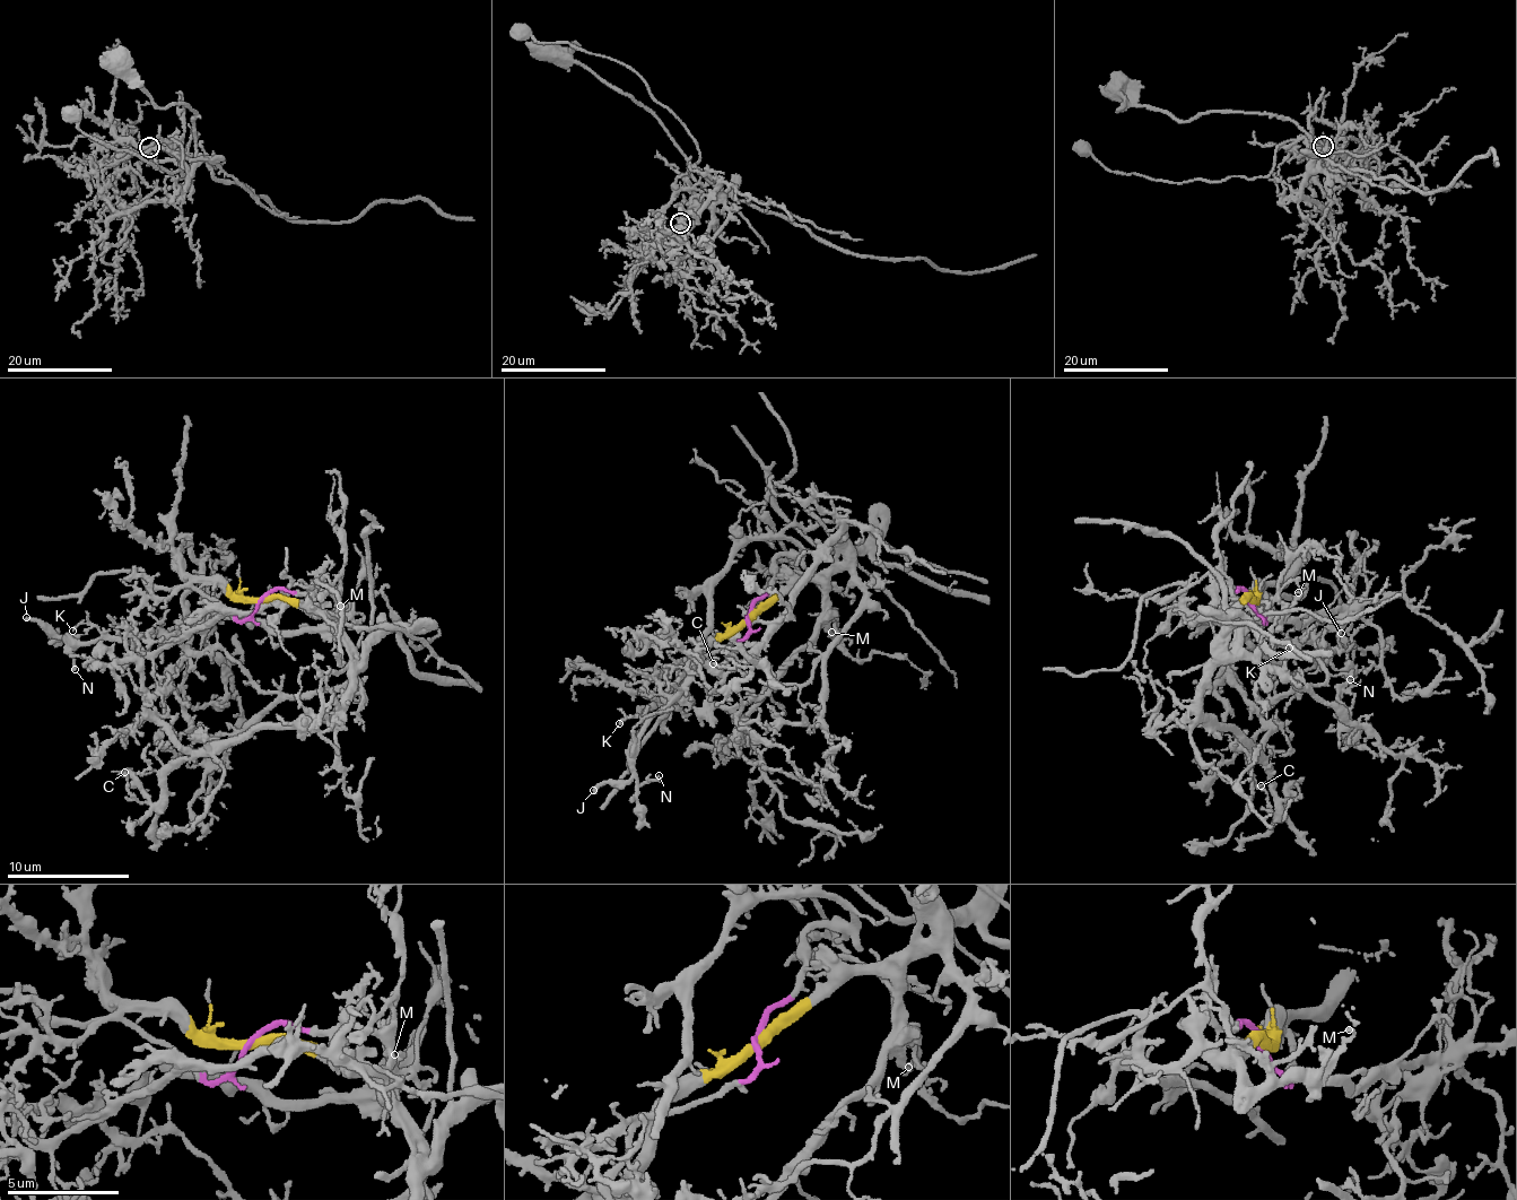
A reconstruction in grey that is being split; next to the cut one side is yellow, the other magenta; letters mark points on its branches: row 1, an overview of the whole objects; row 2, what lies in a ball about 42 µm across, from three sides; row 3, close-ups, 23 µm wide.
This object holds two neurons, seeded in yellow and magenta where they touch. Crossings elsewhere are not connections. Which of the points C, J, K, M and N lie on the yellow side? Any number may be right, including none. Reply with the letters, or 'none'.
C, M

